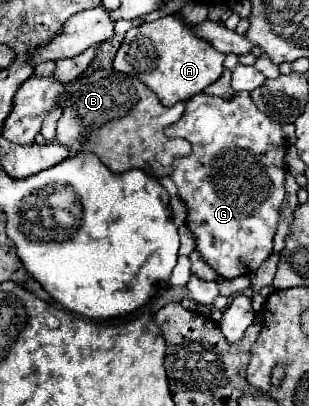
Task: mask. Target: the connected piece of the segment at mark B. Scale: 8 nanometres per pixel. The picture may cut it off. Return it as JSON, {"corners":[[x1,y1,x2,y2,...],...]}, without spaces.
{"corners":[[97,69,69,81,65,85,67,105,57,121,57,143,65,145,75,153,95,153,113,173,125,173,131,169,141,169,151,177,171,175,171,163,175,157,191,153,189,141,169,139,163,129,175,123,183,111,185,103,175,103,173,107,163,107,153,91,147,89,137,77,119,73,115,69]]}

